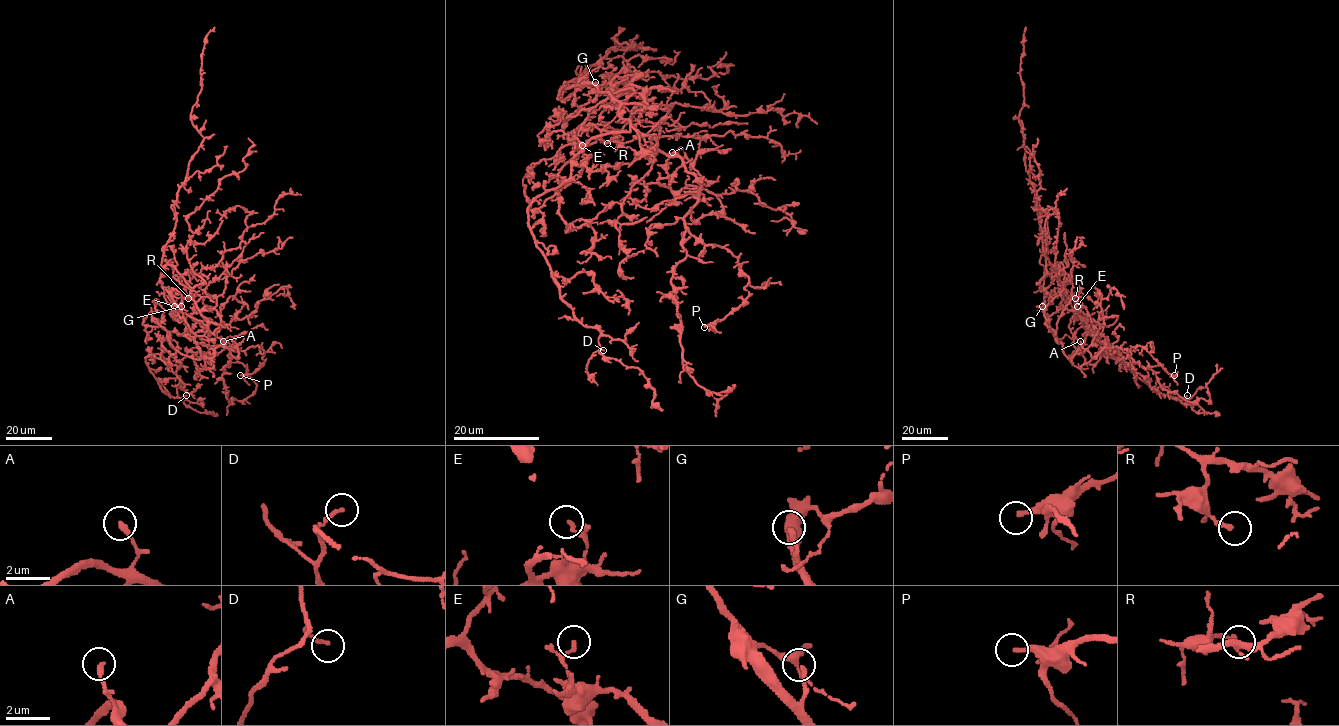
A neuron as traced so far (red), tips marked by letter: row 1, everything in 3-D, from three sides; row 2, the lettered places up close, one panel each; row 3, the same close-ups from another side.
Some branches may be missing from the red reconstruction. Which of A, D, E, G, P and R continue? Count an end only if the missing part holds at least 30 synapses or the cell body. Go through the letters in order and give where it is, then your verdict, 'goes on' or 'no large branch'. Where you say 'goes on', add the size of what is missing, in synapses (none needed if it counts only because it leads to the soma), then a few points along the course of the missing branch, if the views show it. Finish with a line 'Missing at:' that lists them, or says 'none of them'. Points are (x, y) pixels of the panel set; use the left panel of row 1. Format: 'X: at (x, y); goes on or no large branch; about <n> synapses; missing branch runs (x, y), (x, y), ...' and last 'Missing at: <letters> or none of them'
A: at (223, 341); no large branch
D: at (186, 395); no large branch
E: at (174, 306); no large branch
G: at (181, 306); no large branch
P: at (240, 375); no large branch
R: at (188, 298); no large branch
Missing at: none of them

